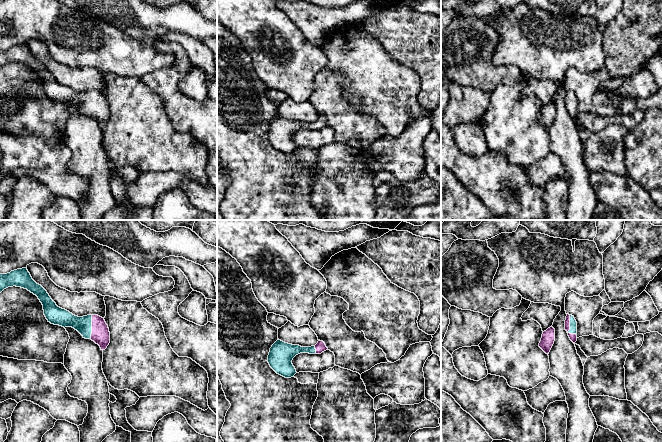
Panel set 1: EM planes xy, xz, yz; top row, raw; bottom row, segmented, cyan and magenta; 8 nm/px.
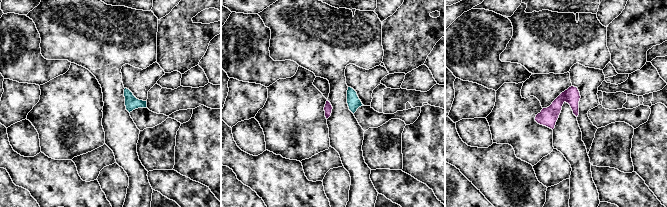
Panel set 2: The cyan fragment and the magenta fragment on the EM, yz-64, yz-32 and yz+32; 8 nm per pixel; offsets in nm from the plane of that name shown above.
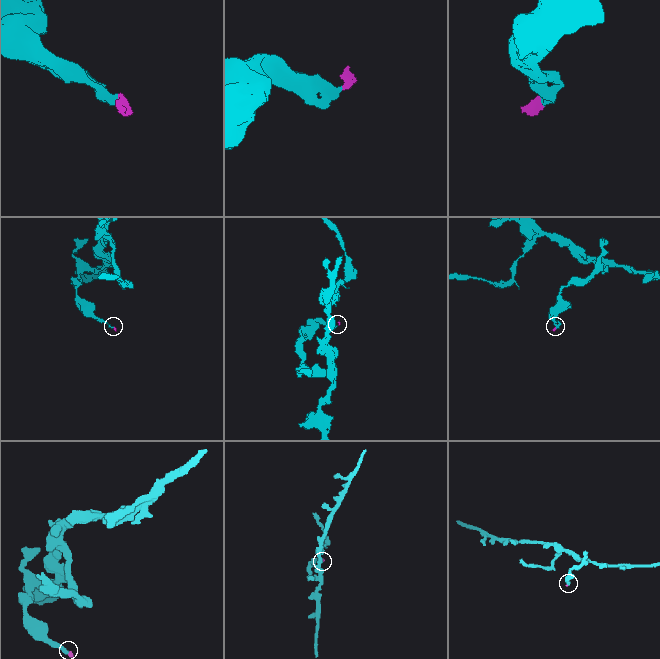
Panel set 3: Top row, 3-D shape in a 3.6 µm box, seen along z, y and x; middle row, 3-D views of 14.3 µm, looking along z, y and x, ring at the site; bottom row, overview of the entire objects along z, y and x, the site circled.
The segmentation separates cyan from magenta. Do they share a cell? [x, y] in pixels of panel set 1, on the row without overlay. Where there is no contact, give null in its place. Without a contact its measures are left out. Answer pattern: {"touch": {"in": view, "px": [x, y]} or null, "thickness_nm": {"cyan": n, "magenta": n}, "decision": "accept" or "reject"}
{"touch": {"in": "yz", "px": [570, 103]}, "thickness_nm": {"cyan": 60, "magenta": 50}, "decision": "accept"}

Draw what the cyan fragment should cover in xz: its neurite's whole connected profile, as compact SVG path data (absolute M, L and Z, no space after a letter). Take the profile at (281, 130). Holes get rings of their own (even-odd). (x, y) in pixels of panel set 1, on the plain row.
M278 115L270 124L268 139L277 150L285 154L291 154L297 149L292 140L292 136L296 131L300 129L321 130L326 126L328 124L320 116L315 122L301 123L285 119Z

